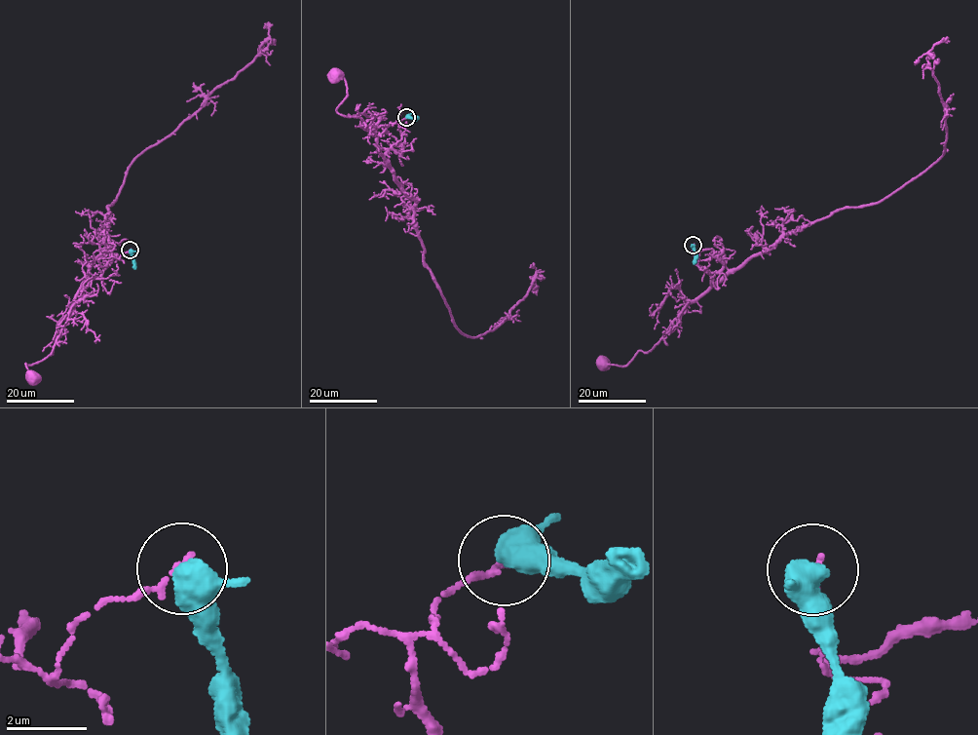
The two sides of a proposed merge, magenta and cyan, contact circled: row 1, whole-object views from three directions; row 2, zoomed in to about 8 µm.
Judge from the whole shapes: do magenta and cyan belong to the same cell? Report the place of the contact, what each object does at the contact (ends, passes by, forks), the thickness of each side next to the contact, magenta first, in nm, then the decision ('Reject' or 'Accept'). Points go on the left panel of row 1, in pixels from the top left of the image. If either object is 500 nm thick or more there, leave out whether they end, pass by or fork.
Place: (130, 250). Thickness 150 nm (magenta) against 550 nm. Reject

